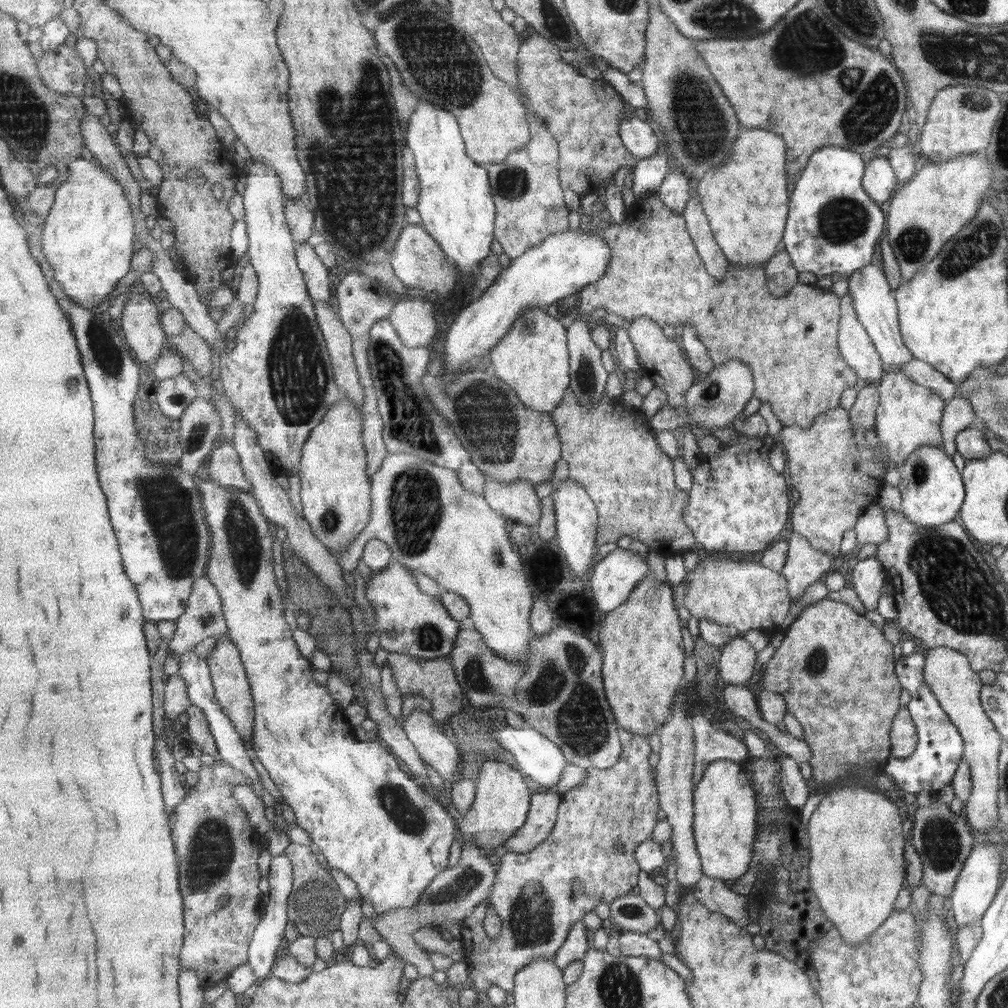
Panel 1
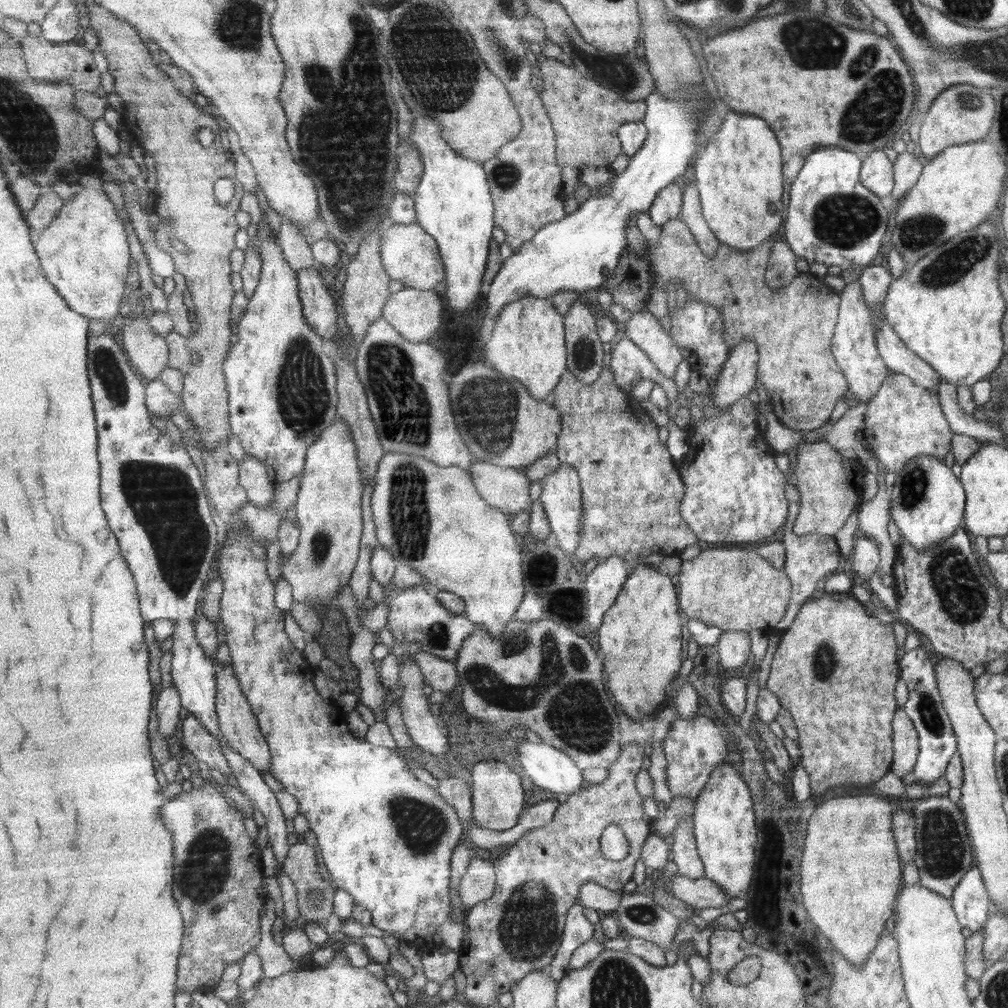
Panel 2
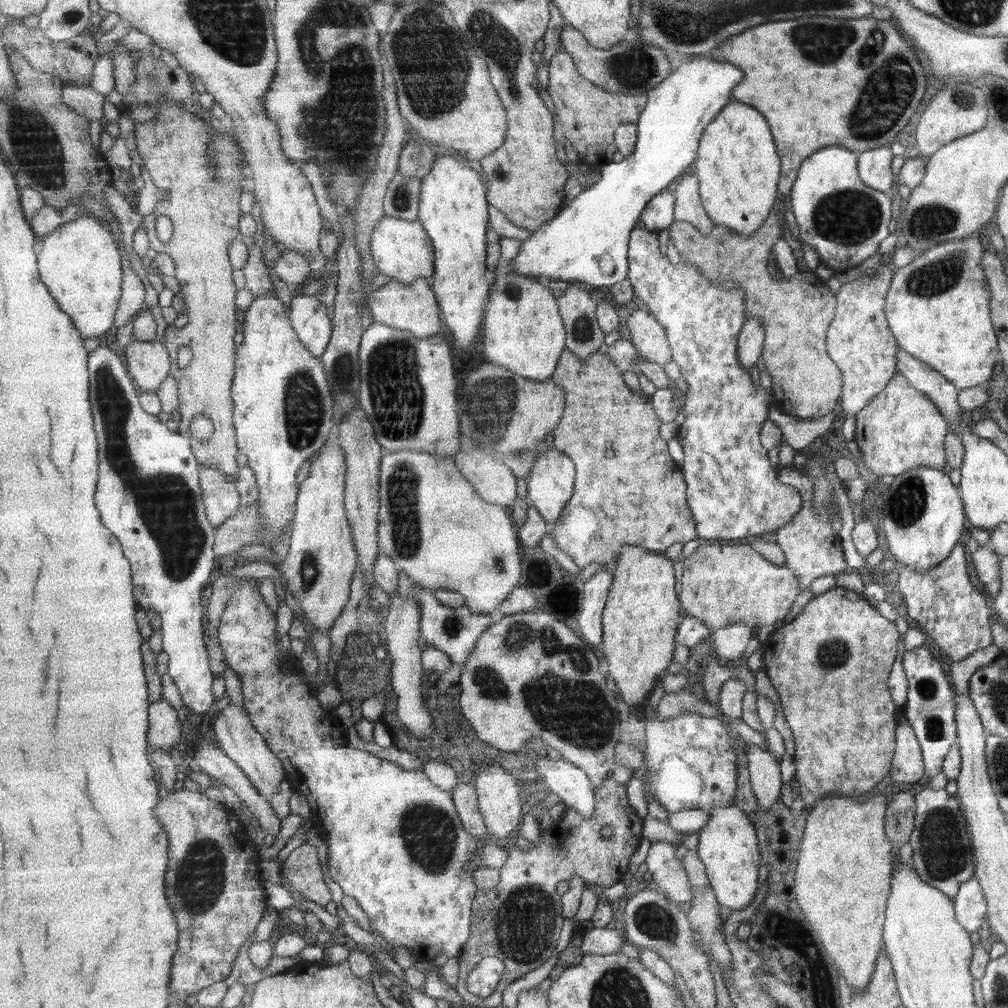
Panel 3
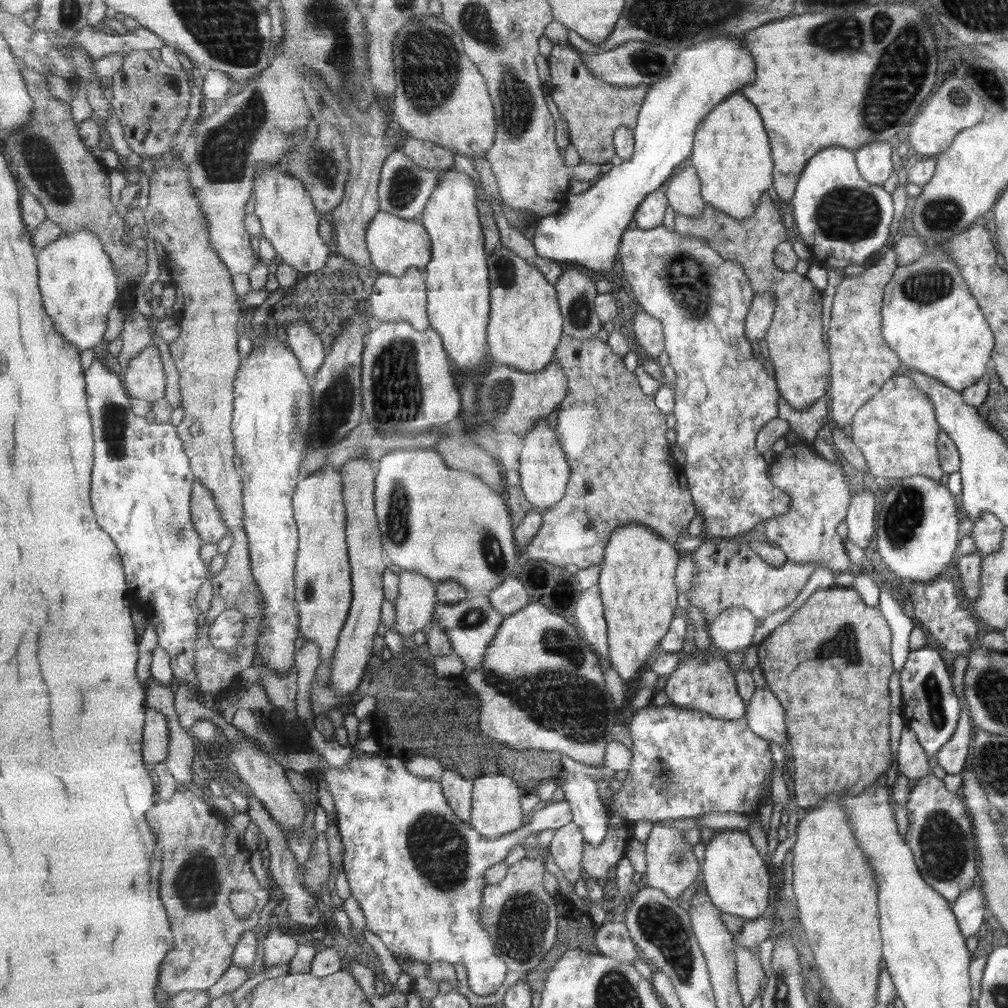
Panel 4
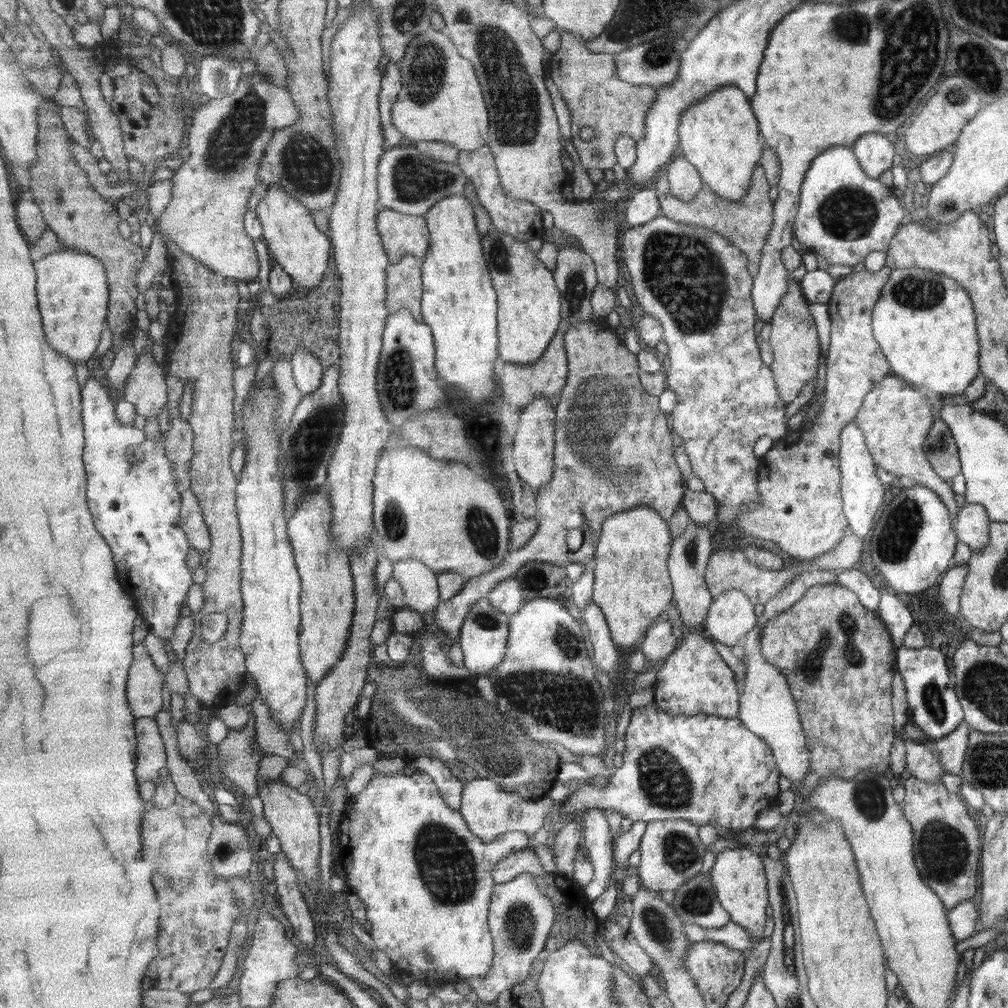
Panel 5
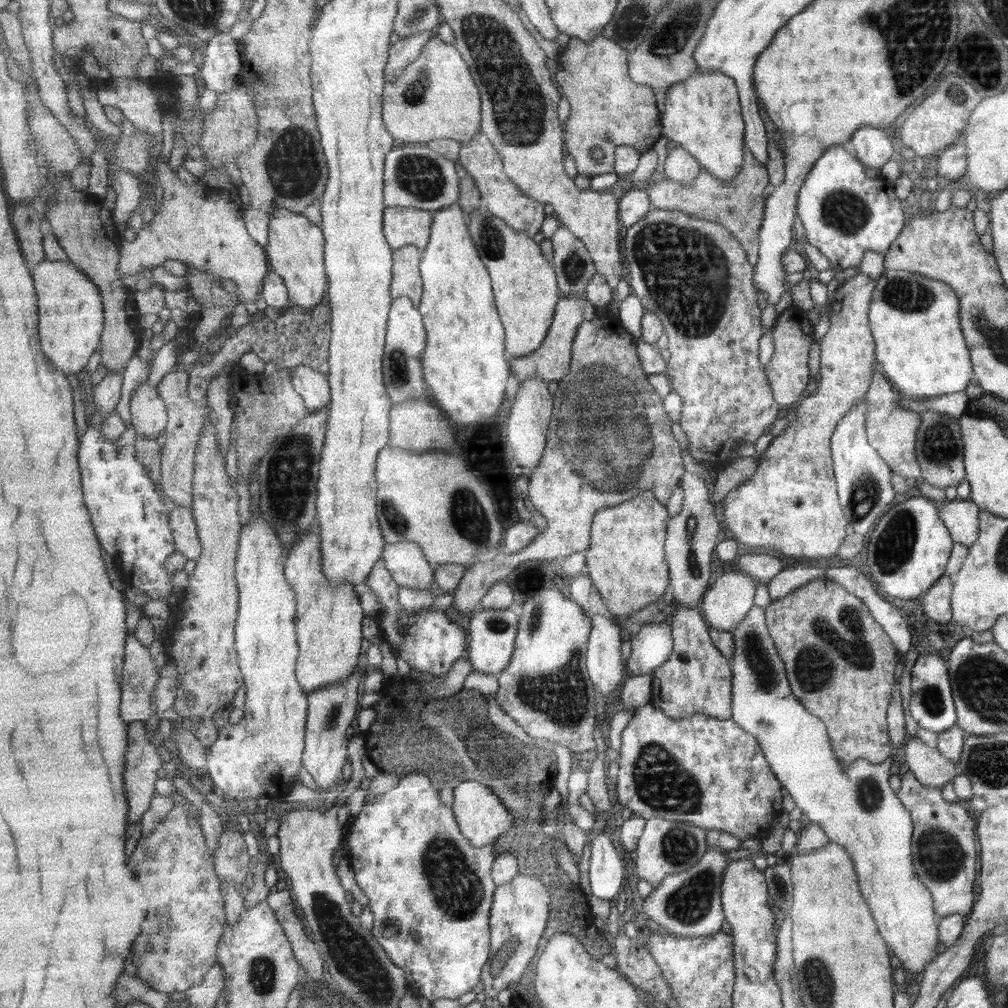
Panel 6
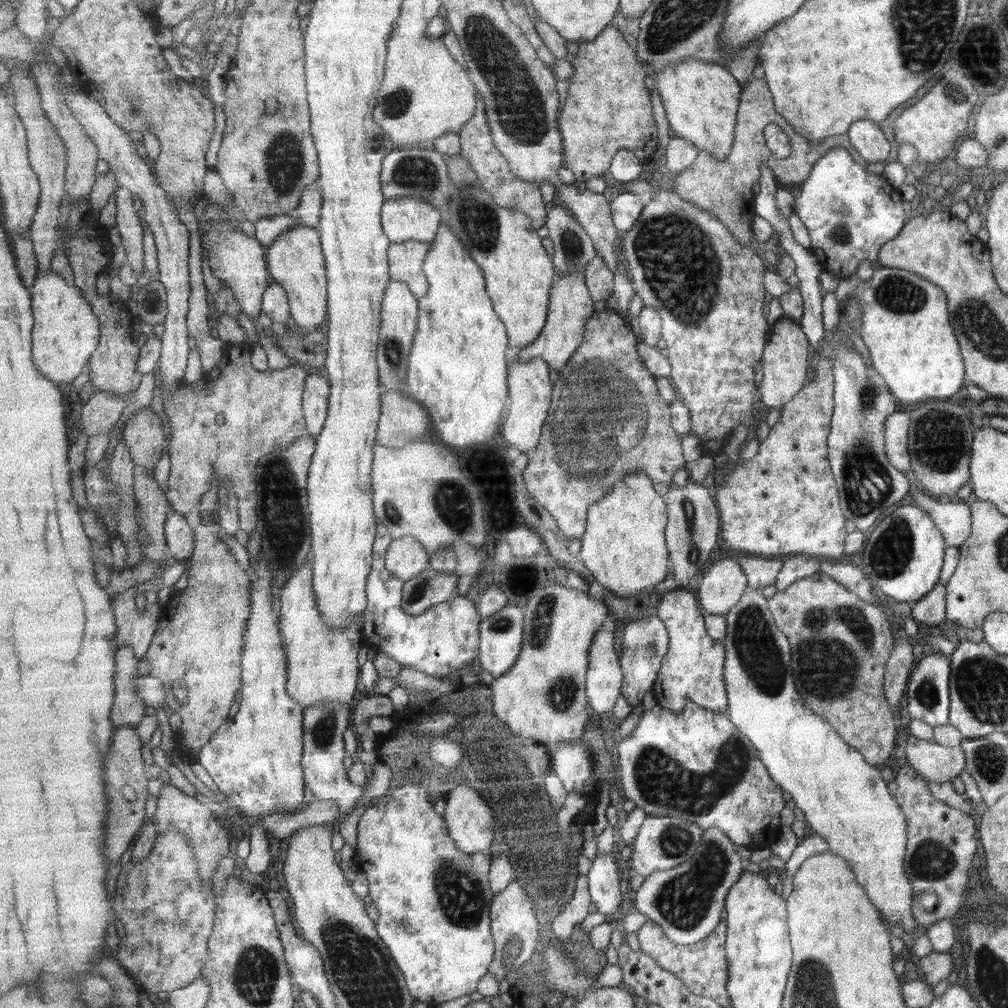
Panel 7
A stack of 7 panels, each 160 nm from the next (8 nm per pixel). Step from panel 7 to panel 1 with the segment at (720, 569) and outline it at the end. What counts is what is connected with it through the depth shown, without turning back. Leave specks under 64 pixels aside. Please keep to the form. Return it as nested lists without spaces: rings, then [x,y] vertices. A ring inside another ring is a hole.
[[[737,636],[720,647],[719,652],[716,669],[723,683],[744,686],[757,665],[753,647],[742,636]]]

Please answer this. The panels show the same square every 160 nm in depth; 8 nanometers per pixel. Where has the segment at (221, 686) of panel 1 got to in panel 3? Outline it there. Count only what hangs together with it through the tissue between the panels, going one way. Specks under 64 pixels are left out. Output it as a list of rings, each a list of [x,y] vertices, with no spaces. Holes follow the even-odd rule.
[[[229,704],[219,712],[214,724],[214,737],[218,746],[243,769],[262,796],[272,799],[279,790],[281,782],[288,780],[288,771],[285,770],[284,763],[269,748],[268,742],[265,742],[260,732],[257,732],[244,706]]]

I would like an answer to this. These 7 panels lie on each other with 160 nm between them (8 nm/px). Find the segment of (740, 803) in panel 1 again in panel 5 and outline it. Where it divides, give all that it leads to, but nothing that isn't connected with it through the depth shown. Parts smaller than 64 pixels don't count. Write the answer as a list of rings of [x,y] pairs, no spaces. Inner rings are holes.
[[[744,844],[740,848],[726,849],[715,854],[714,864],[708,875],[712,879],[720,905],[728,911],[729,918],[749,934],[752,946],[756,945],[762,937],[768,907],[766,876],[757,850]]]

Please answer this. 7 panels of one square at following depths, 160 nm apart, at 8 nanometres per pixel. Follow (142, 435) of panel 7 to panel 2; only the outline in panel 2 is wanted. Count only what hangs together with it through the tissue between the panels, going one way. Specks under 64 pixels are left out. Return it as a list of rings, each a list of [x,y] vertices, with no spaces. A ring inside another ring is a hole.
[[[137,315],[131,324],[123,326],[119,340],[146,382],[159,379],[160,374],[169,367],[169,348],[165,337],[154,332],[147,316]]]

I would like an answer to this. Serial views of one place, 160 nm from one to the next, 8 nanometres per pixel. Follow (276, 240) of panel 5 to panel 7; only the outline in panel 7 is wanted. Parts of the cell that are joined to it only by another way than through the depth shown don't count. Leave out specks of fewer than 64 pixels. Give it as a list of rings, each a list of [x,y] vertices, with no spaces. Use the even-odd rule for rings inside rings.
[[[299,223],[266,250],[271,279],[285,288],[294,322],[307,332],[319,329],[329,318],[328,270],[319,230]]]

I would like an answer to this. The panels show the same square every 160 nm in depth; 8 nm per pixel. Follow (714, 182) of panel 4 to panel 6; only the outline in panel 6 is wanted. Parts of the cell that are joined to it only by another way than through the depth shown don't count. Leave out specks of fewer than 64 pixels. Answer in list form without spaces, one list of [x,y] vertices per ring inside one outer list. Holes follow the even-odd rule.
[[[694,71],[687,80],[676,82],[668,92],[662,113],[663,135],[689,151],[717,181],[735,179],[744,162],[744,119],[739,92],[729,75]]]

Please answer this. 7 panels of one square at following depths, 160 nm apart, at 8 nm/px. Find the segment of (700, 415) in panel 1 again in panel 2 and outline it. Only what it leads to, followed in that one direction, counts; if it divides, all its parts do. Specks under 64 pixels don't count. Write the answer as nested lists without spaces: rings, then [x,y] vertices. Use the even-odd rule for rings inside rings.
[[[627,336],[611,352],[610,366],[616,383],[625,393],[630,393],[639,380],[649,379],[665,389],[671,404],[675,404],[680,398],[679,386],[675,384],[675,380],[665,376],[649,355]],[[742,340],[730,349],[710,392],[715,406],[728,408],[747,396],[754,388],[757,358],[756,346],[750,340]]]

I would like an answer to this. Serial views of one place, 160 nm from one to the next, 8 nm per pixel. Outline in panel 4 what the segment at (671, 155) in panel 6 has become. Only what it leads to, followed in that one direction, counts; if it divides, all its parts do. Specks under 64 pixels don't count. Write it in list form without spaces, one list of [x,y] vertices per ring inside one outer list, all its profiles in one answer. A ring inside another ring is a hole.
[[[691,165],[683,167],[679,174],[674,174],[665,192],[675,214],[699,217],[704,210],[704,200],[700,196],[699,176]]]

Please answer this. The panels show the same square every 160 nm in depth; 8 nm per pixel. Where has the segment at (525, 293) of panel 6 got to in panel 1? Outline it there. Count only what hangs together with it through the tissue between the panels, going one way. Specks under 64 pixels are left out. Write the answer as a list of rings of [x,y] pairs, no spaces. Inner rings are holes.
[[[529,309],[508,336],[490,352],[494,374],[517,391],[530,409],[552,413],[564,400],[572,382],[568,327],[543,309]]]

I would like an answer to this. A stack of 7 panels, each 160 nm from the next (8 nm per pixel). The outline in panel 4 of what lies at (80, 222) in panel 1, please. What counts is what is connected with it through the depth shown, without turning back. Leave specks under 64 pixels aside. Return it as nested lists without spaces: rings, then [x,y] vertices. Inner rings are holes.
[[[89,229],[78,230],[64,234],[40,250],[38,254],[38,273],[40,274],[40,289],[44,298],[45,312],[53,318],[56,329],[69,341],[77,350],[91,350],[99,346],[105,339],[108,329],[108,317],[115,303],[119,300],[117,292],[118,276],[110,254],[105,252],[101,240]]]

